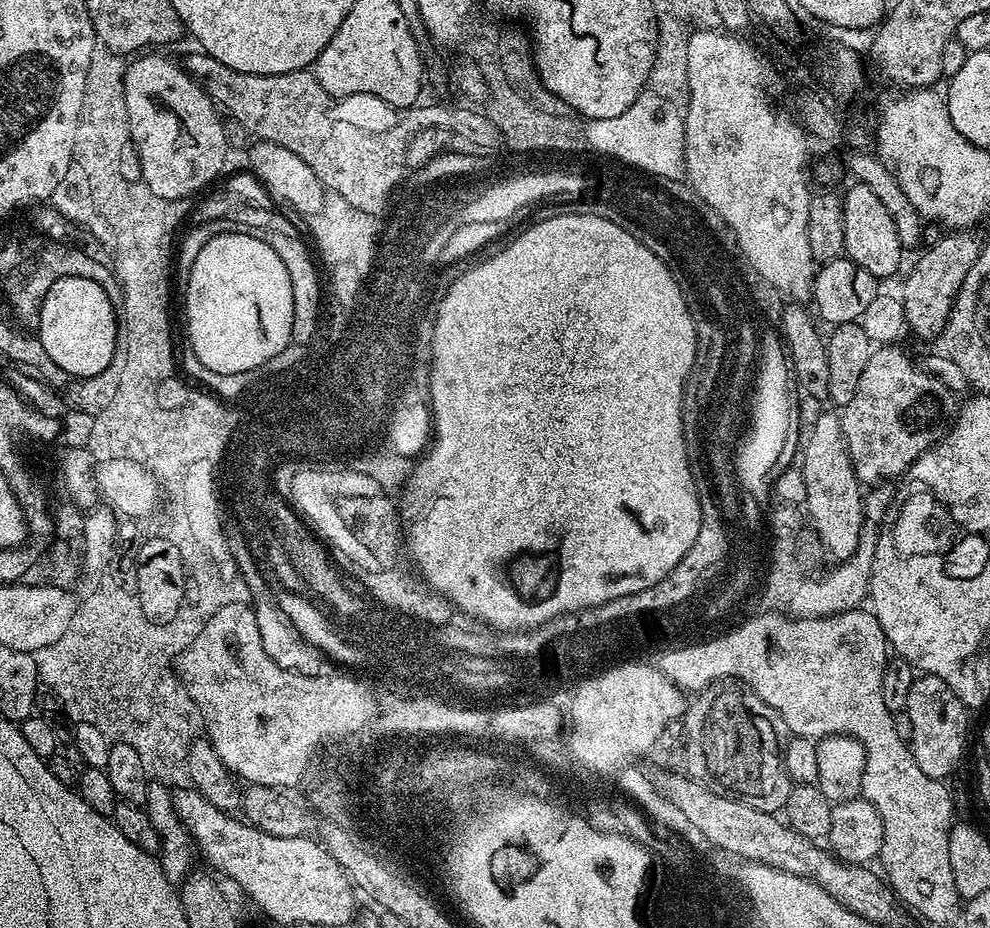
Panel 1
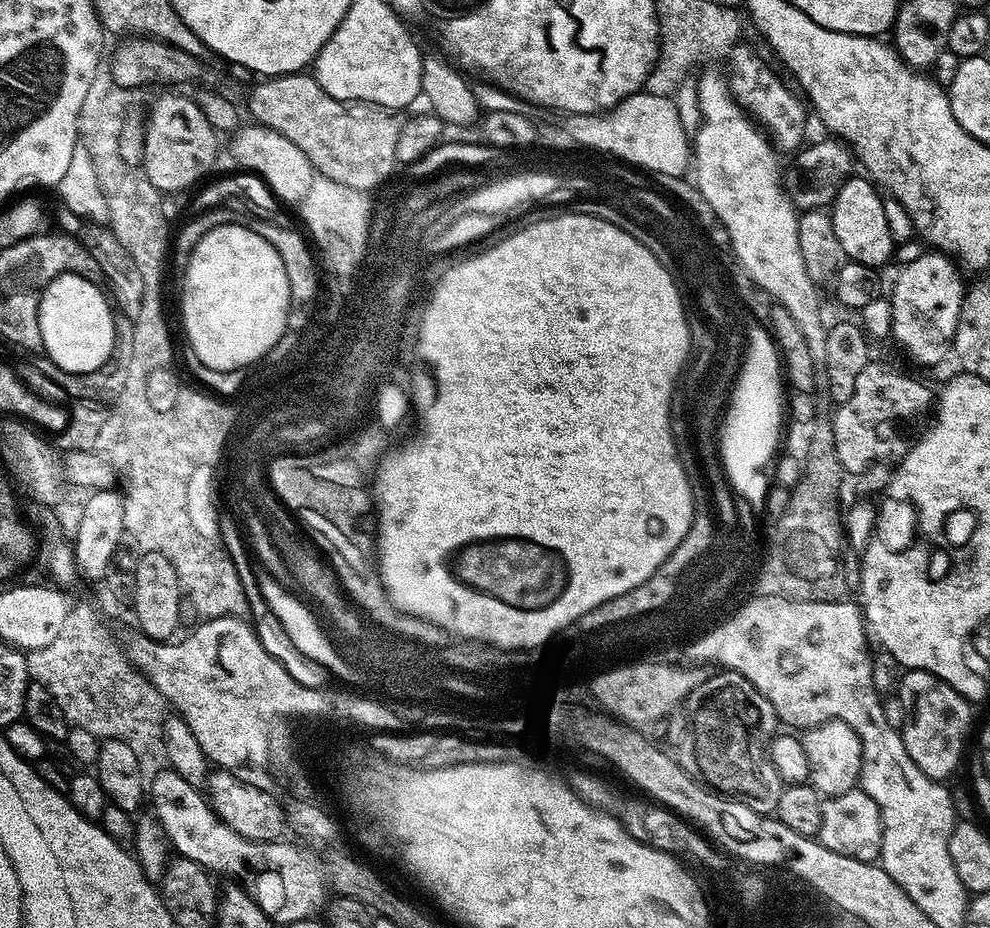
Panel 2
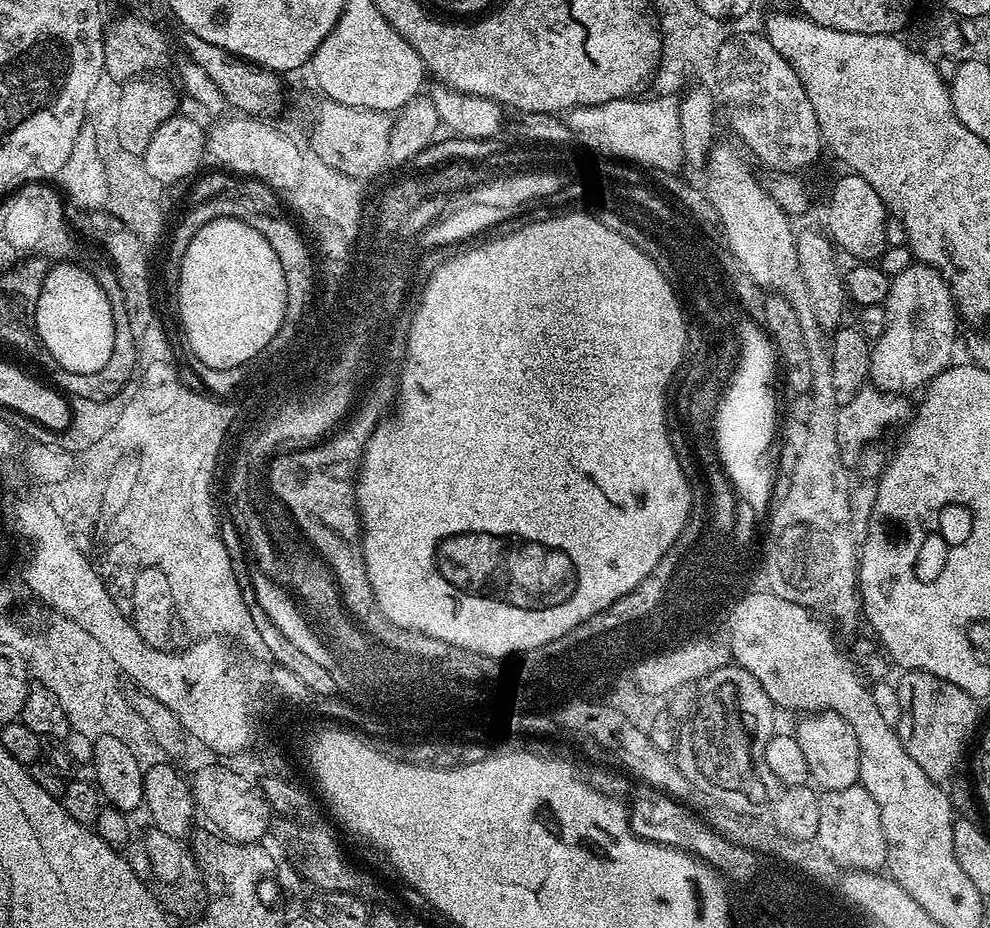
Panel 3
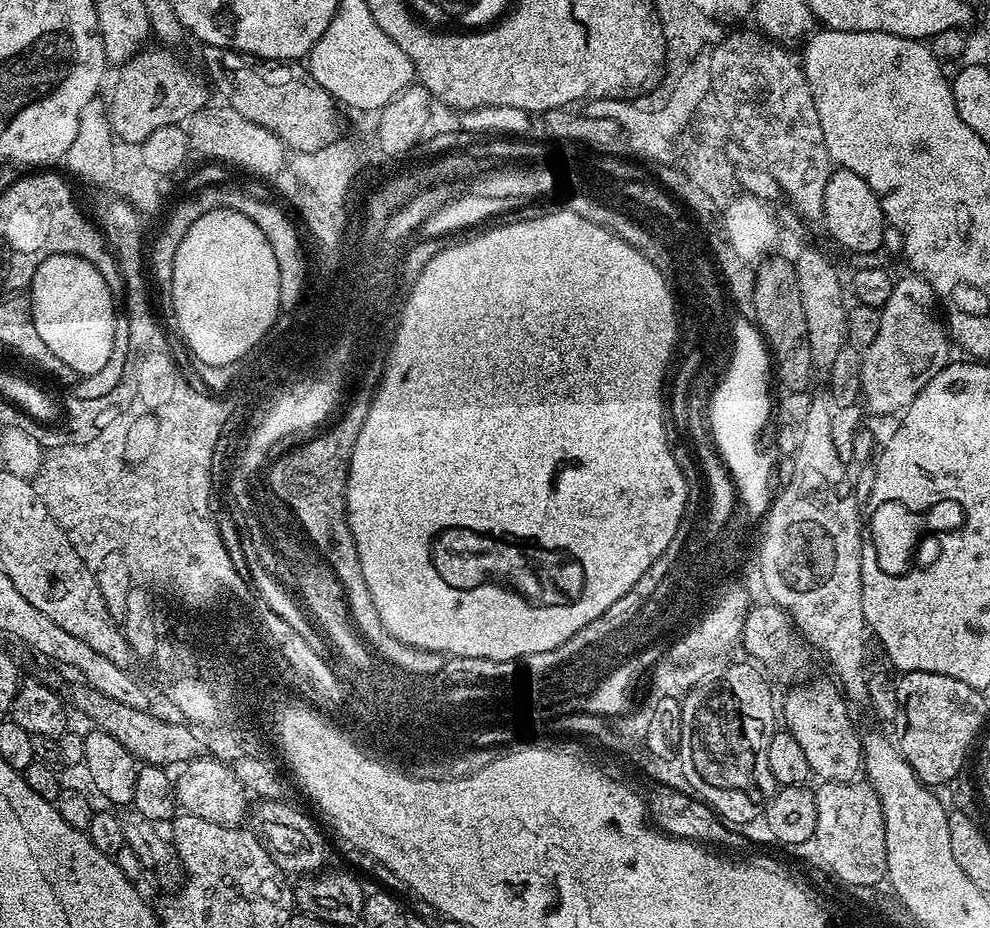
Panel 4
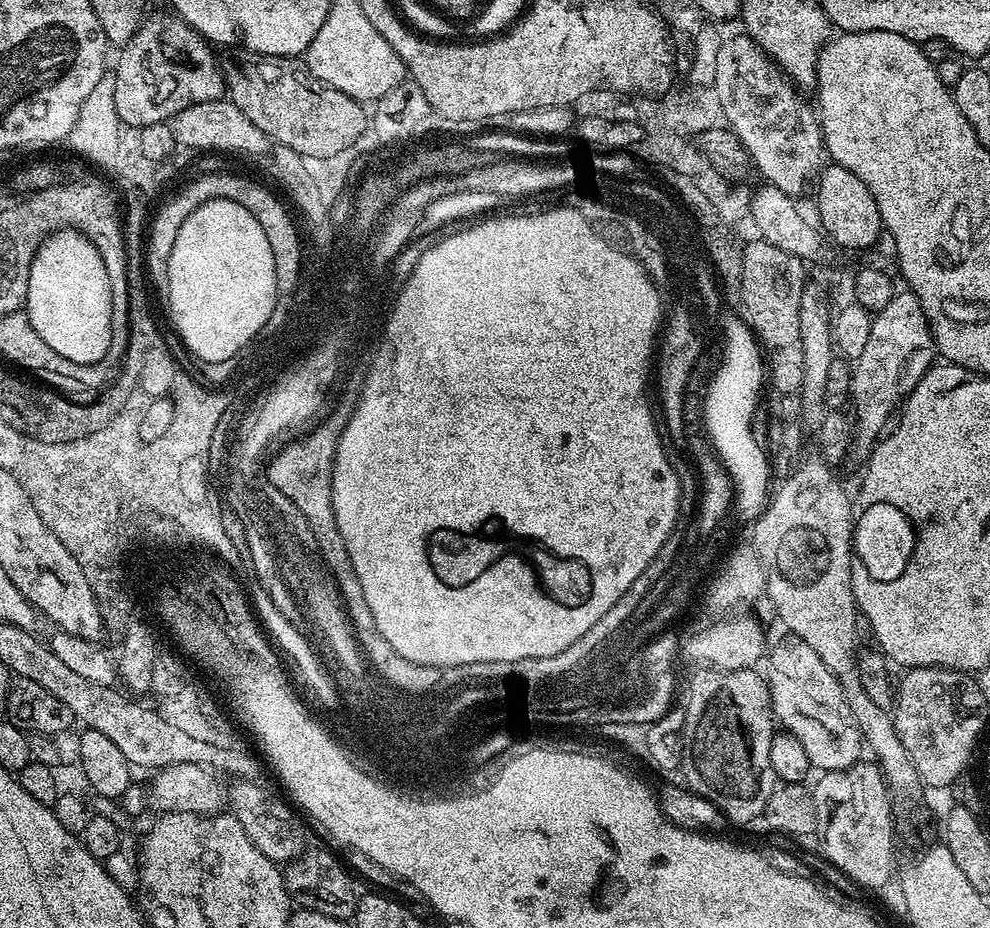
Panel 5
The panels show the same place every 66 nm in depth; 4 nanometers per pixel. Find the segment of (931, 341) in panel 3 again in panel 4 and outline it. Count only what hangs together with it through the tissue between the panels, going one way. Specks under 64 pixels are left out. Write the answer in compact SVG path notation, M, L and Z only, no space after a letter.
M907 275L893 283L890 298L880 309L878 335L862 352L862 404L876 416L895 417L903 413L930 378L950 362L950 337L938 311L936 291L922 277Z

